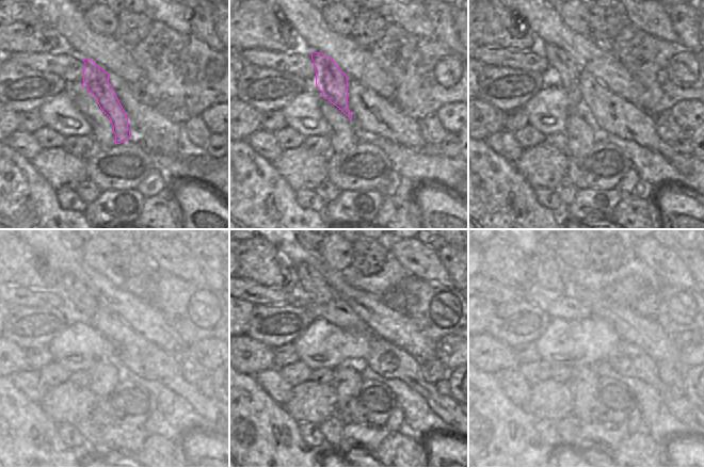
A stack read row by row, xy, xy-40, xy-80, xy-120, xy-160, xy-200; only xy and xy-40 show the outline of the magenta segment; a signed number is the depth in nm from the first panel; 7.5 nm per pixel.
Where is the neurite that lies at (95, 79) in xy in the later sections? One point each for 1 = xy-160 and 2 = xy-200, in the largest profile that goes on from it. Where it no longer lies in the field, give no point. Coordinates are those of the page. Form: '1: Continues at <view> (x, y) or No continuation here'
1: Continues at xy-160 (315, 289)
2: Continues at xy-200 (550, 276)

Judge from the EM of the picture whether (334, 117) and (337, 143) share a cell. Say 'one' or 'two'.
one

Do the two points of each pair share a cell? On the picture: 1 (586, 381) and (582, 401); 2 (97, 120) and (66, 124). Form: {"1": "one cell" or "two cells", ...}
{"1": "one cell", "2": "two cells"}

